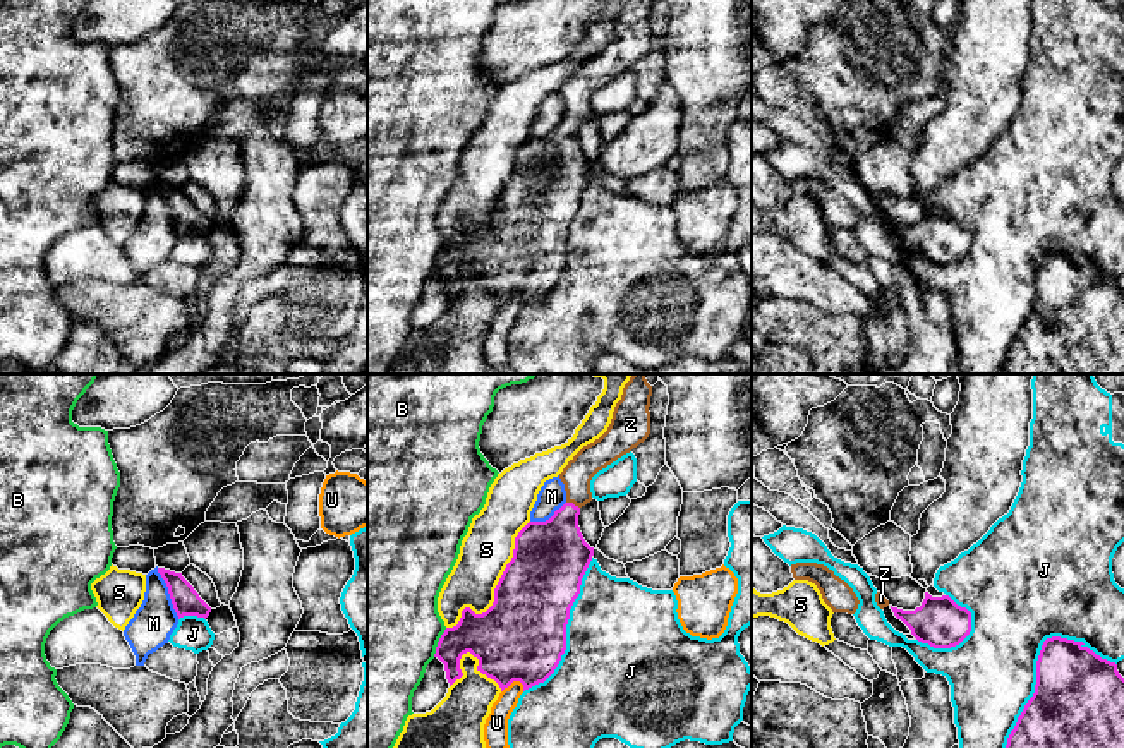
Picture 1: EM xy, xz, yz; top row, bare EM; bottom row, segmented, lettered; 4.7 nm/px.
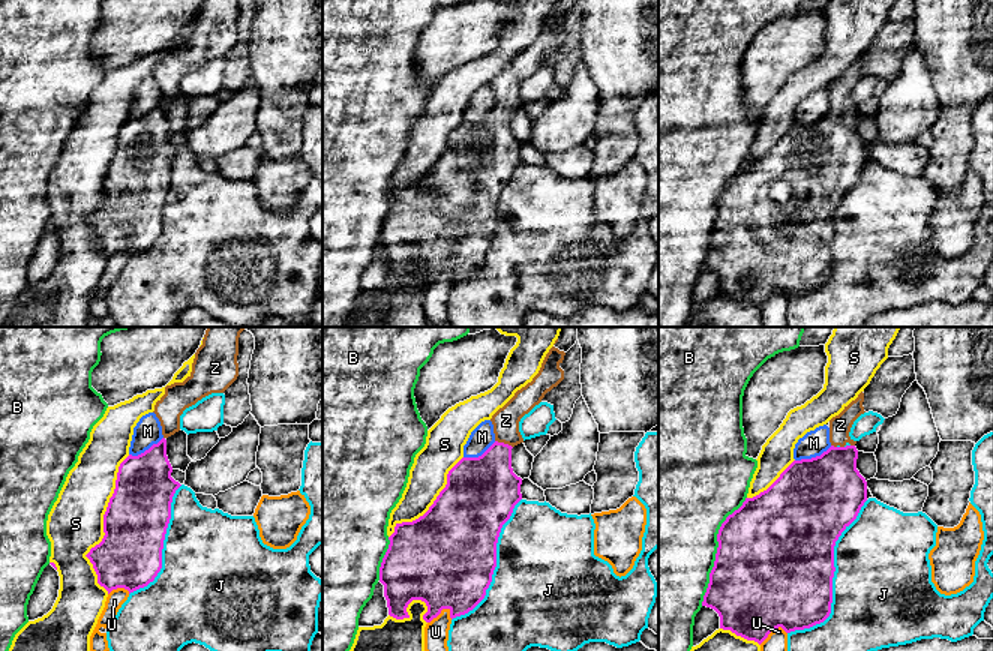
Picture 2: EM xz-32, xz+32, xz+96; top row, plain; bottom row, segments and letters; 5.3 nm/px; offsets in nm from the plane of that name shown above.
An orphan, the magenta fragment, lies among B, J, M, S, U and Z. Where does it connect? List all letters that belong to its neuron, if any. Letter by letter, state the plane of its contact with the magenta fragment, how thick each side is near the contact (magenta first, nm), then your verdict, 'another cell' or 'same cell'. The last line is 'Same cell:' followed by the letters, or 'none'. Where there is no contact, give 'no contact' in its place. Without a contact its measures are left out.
B: meets magenta in xz; 240 nm thick on the magenta side, 500 nm on the other; another cell
J: meets magenta in yz; 420 nm thick on the magenta side, 420 nm on the other; another cell
M: meets magenta in xy; 130 nm thick on the magenta side, 200 nm on the other; another cell
S: meets magenta in xz; 400 nm thick on the magenta side, 240 nm on the other; another cell
U: meets magenta in xz; 400 nm thick on the magenta side, 110 nm on the other; another cell
Z: meets magenta in xz; 320 nm thick on the magenta side, 140 nm on the other; same cell
Same cell: Z

